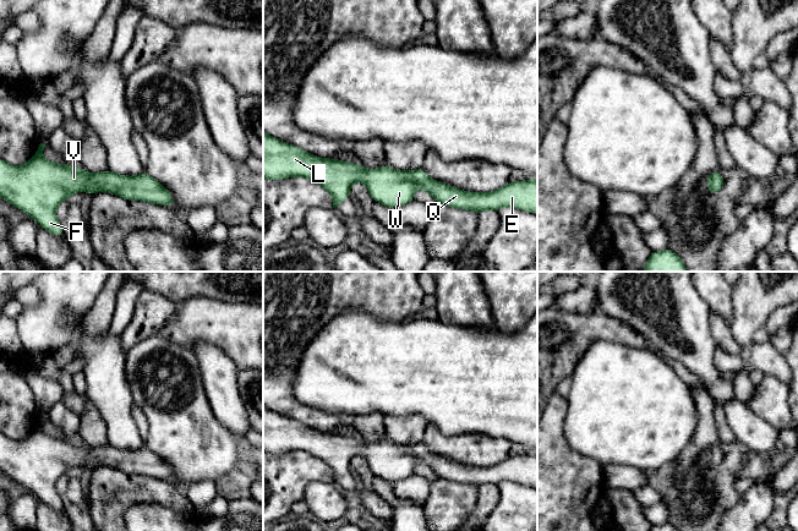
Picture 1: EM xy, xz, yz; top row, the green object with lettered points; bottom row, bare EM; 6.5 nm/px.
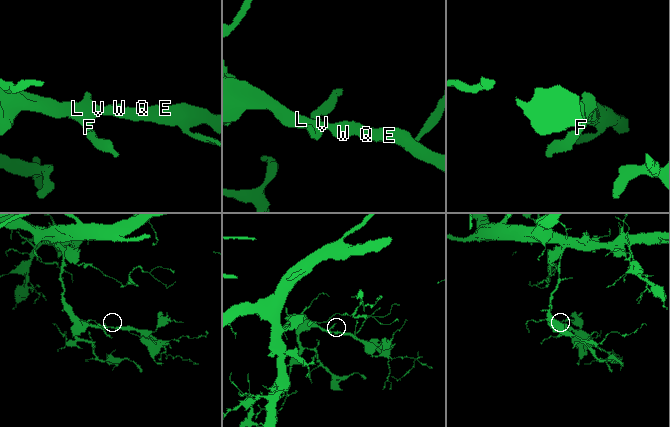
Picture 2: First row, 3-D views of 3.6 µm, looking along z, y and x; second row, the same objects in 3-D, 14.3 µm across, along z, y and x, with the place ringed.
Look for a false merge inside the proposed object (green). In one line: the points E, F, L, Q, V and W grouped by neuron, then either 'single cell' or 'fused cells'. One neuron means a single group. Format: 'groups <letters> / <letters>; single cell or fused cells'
groups E F L Q V W; single cell

